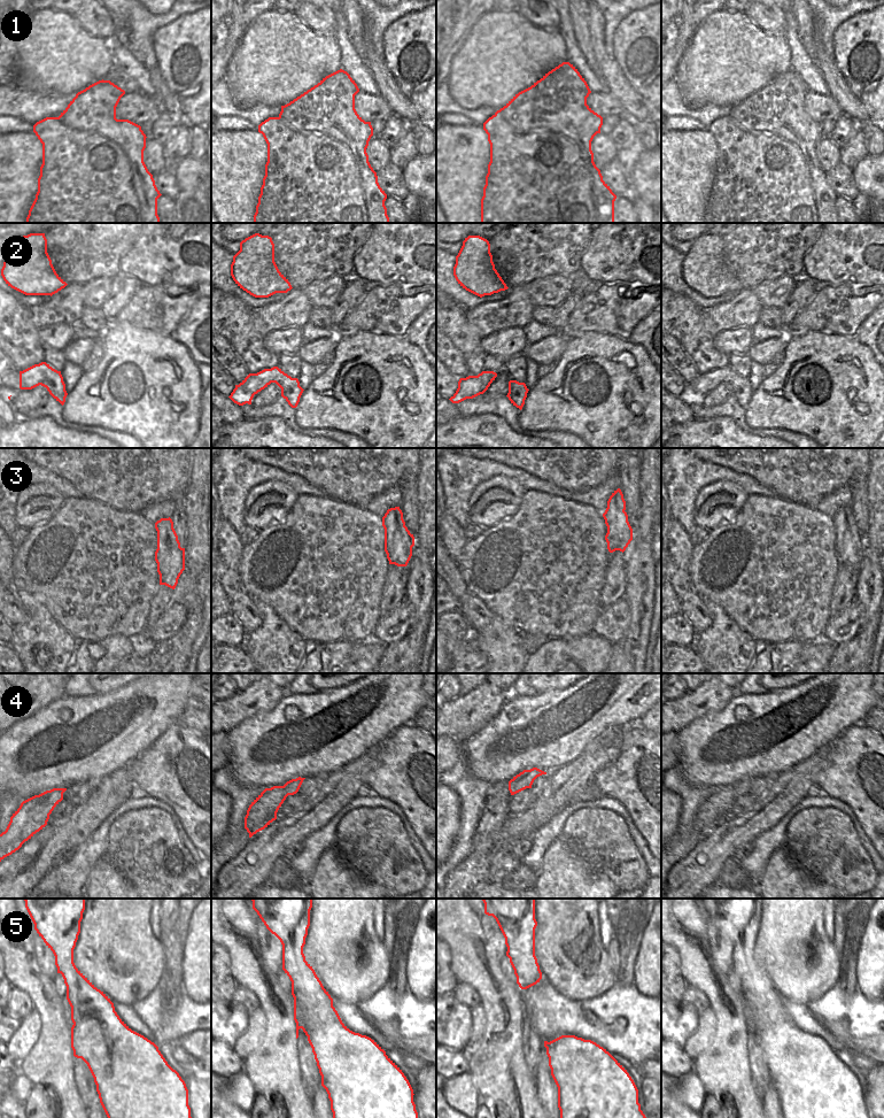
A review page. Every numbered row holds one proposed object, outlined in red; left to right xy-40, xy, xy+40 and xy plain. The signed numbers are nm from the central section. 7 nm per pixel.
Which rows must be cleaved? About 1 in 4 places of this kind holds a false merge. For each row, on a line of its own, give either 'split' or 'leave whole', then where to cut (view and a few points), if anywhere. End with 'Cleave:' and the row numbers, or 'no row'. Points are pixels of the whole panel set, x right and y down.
1: leave whole | no cut
2: leave whole | no cut
3: leave whole | no cut
4: leave whole | no cut
5: leave whole | no cut
Cleave: no row

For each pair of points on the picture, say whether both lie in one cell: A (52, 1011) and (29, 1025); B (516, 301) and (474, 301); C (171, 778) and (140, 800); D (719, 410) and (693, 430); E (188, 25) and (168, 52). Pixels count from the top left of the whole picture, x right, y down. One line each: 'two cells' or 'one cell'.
A: two cells
B: two cells
C: two cells
D: two cells
E: one cell

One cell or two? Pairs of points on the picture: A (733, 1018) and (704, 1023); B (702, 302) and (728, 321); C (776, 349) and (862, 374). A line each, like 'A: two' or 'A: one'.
A: two
B: two
C: two

